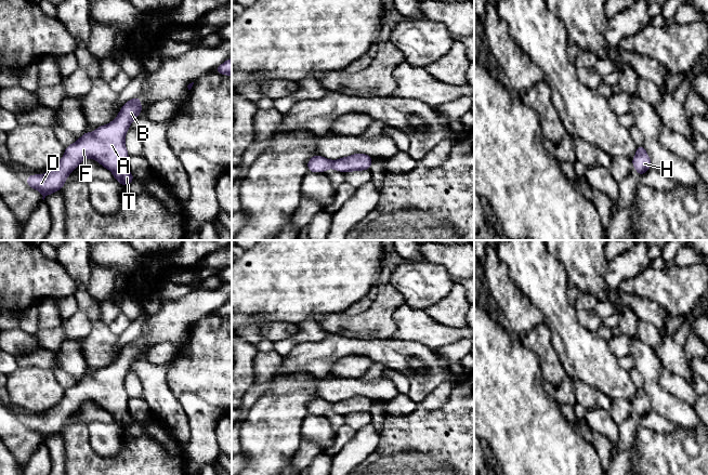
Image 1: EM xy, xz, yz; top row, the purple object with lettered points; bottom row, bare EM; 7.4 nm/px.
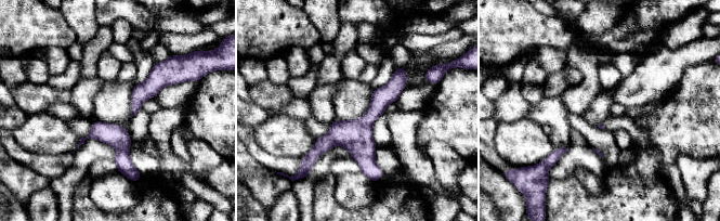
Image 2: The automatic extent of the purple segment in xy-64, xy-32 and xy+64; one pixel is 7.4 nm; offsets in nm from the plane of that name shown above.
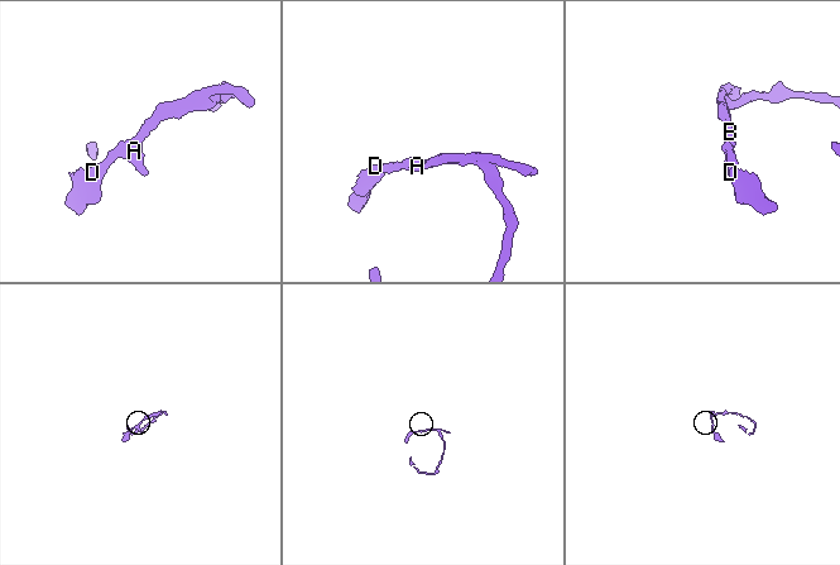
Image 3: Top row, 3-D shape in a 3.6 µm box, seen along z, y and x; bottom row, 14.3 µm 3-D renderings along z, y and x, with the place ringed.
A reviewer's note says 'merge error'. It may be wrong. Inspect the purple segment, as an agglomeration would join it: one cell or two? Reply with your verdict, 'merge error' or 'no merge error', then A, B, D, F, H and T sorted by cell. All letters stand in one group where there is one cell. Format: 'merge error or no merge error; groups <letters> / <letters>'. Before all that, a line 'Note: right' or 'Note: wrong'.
Note: wrong
no merge error; groups A B D F H T

